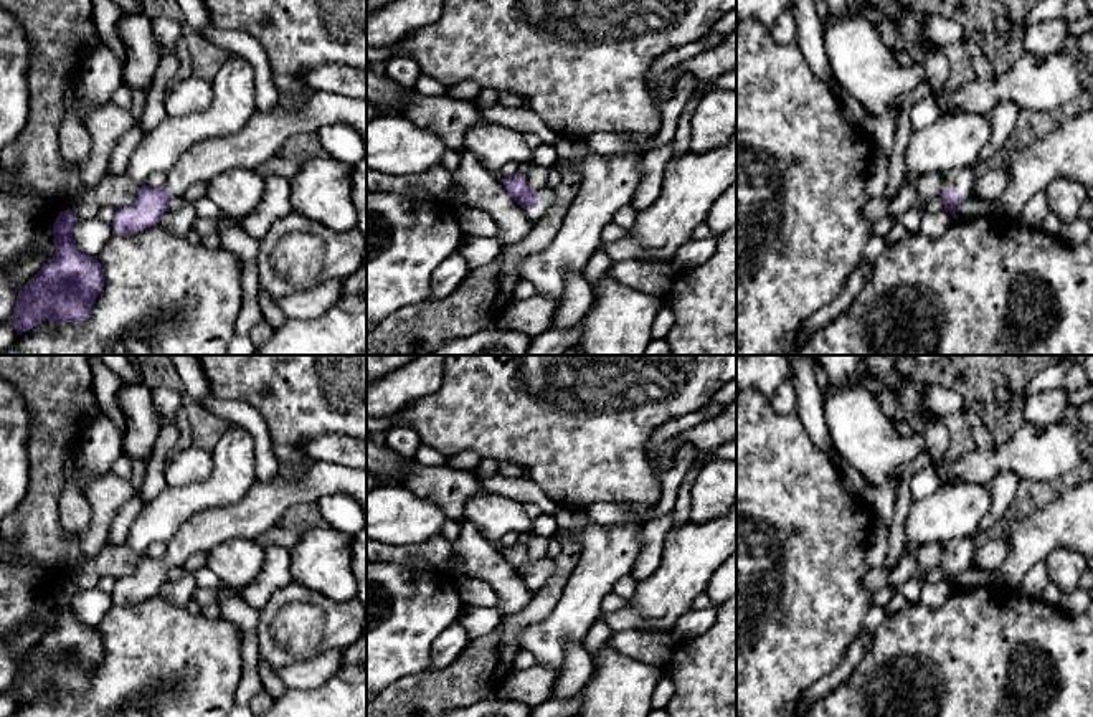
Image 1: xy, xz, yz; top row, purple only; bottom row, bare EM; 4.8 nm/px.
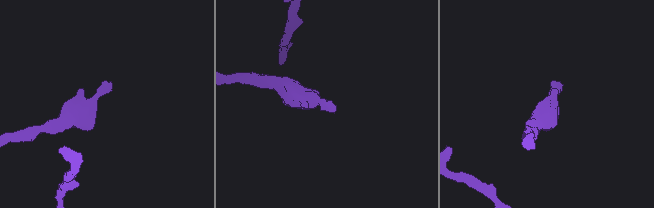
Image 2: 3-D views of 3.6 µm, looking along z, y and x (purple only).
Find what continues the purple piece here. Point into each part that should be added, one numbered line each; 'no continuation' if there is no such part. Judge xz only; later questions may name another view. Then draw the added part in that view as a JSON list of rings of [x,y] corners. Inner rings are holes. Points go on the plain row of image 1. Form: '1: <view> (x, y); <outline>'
1: xz (547, 569); [[[550,557],[540,558],[537,562],[538,575],[533,580],[525,580],[527,588],[532,593],[540,593],[550,582],[550,578],[556,573],[555,560]]]

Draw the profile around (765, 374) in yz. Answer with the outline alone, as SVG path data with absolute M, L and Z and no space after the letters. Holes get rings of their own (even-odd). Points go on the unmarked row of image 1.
M736 355L736 390L758 390L773 400L783 382L793 382L794 355Z

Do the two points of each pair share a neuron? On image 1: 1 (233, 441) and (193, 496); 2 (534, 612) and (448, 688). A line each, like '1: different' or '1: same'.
1: same
2: same

